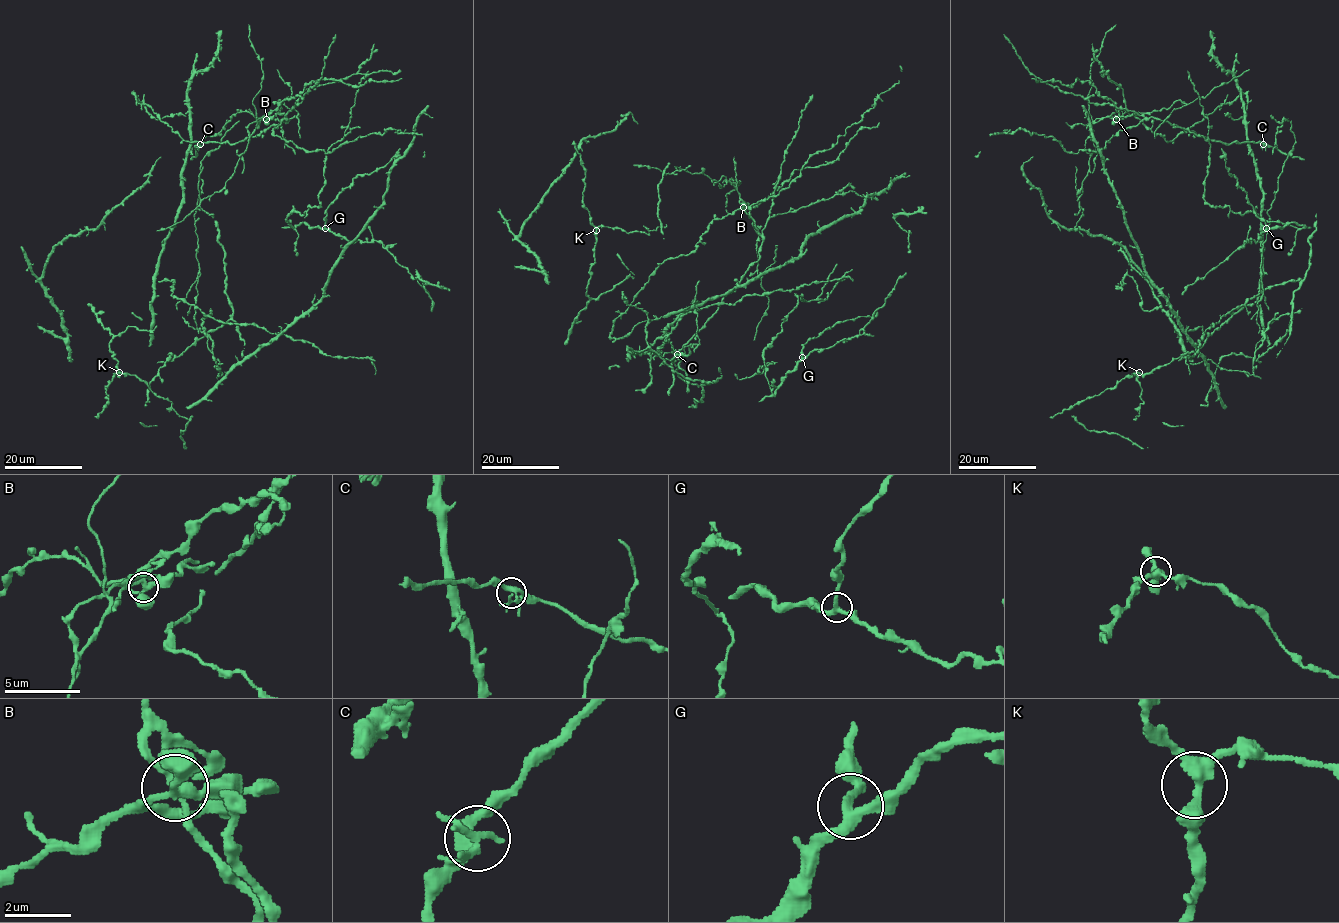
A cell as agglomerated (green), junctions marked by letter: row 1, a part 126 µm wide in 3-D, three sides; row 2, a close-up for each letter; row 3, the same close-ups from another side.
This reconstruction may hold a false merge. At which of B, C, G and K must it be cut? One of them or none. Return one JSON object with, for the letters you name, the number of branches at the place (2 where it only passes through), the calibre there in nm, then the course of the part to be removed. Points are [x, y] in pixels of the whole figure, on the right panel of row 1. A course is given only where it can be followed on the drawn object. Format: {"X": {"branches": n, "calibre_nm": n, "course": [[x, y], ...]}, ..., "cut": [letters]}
{"B": {"branches": 6, "calibre_nm": 280}, "cut": ["B"]}

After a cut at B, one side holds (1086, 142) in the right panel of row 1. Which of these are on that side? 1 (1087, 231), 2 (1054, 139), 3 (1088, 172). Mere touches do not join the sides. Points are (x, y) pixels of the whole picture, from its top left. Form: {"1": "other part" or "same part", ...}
{"1": "other part", "2": "other part", "3": "same part"}

